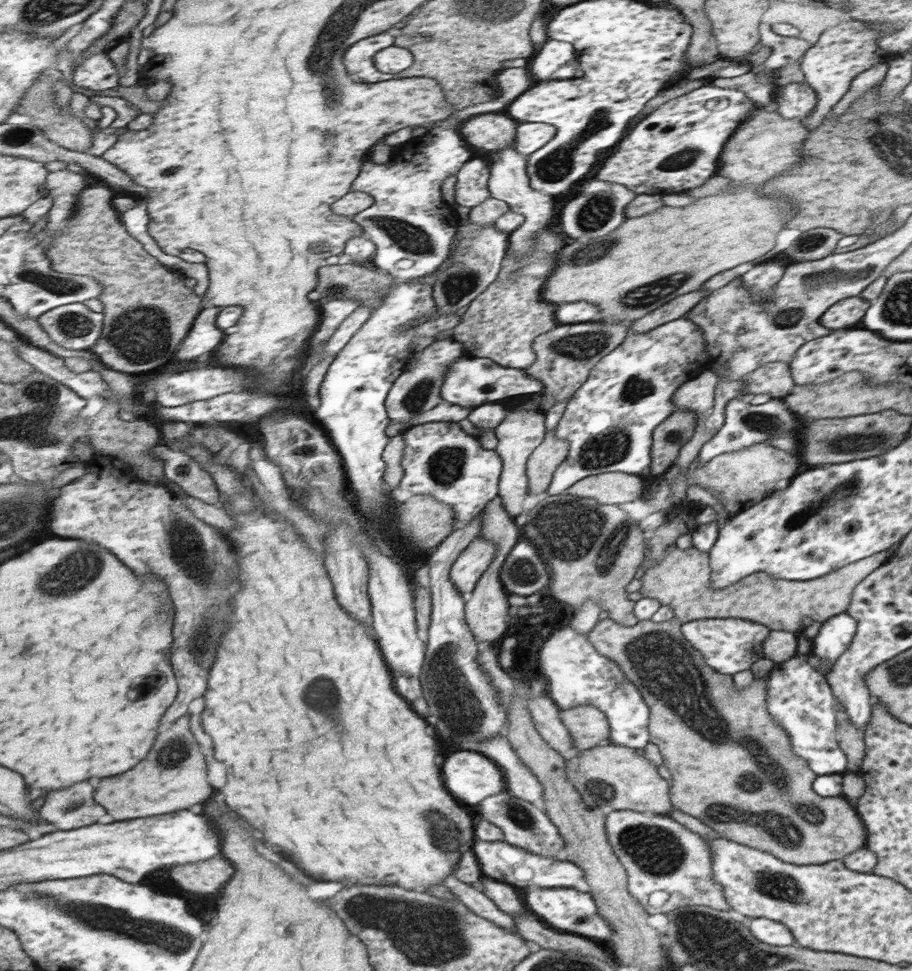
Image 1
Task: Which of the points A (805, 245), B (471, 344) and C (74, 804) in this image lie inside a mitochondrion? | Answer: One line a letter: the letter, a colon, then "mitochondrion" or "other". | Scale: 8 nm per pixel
A: mitochondrion
B: other
C: mitochondrion

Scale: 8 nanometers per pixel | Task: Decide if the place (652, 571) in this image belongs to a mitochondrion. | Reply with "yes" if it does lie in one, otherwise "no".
no

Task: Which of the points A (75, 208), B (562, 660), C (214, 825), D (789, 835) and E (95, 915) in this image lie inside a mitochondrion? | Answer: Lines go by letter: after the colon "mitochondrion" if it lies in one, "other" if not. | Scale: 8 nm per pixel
A: other
B: mitochondrion
C: other
D: mitochondrion
E: mitochondrion

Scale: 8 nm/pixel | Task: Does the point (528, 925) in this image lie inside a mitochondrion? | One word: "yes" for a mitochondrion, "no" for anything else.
no

